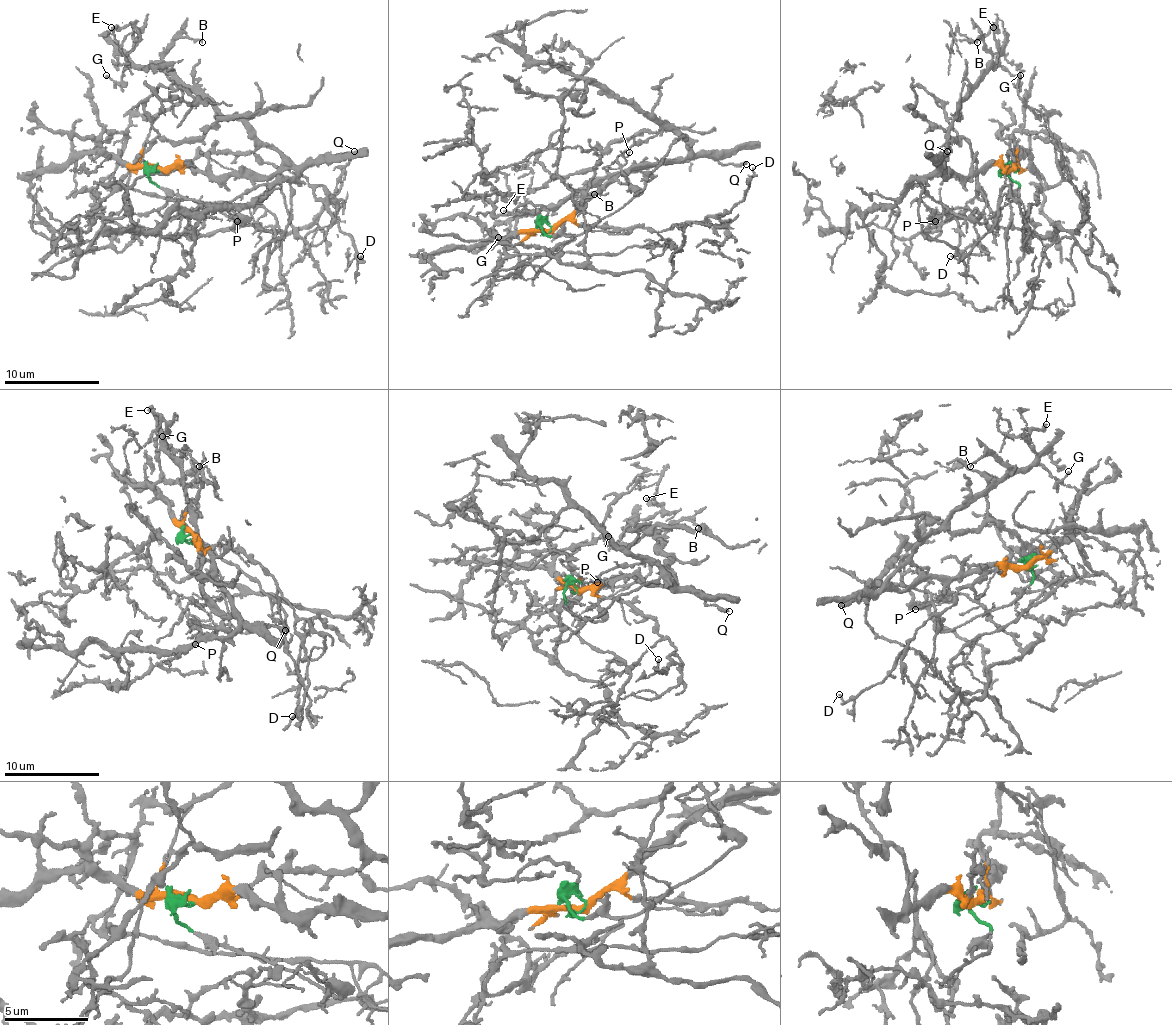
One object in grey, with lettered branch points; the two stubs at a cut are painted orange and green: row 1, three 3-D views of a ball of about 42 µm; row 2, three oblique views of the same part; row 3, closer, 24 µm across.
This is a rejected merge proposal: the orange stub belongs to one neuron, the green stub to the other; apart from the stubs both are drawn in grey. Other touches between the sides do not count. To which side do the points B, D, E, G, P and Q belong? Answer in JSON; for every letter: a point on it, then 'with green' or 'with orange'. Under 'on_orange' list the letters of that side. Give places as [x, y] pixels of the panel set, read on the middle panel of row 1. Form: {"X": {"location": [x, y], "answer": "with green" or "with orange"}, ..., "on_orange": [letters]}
{"B": {"location": [594, 194], "answer": "with orange"}, "D": {"location": [752, 167], "answer": "with orange"}, "E": {"location": [503, 210], "answer": "with orange"}, "G": {"location": [498, 237], "answer": "with orange"}, "P": {"location": [629, 152], "answer": "with green"}, "Q": {"location": [746, 164], "answer": "with orange"}, "on_orange": ["B", "D", "E", "G", "Q"]}

